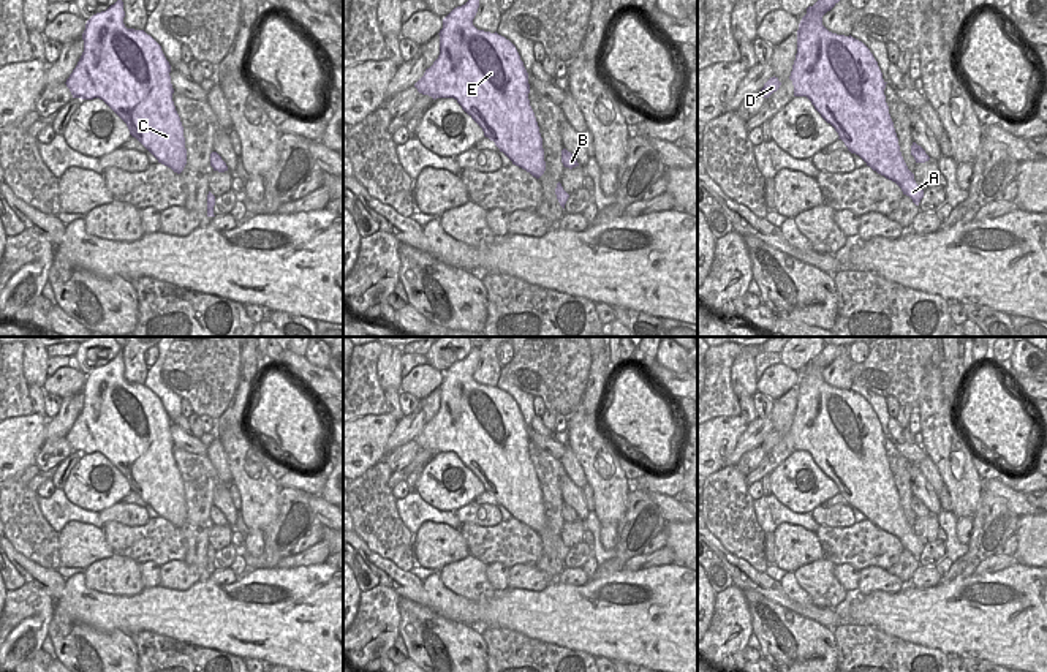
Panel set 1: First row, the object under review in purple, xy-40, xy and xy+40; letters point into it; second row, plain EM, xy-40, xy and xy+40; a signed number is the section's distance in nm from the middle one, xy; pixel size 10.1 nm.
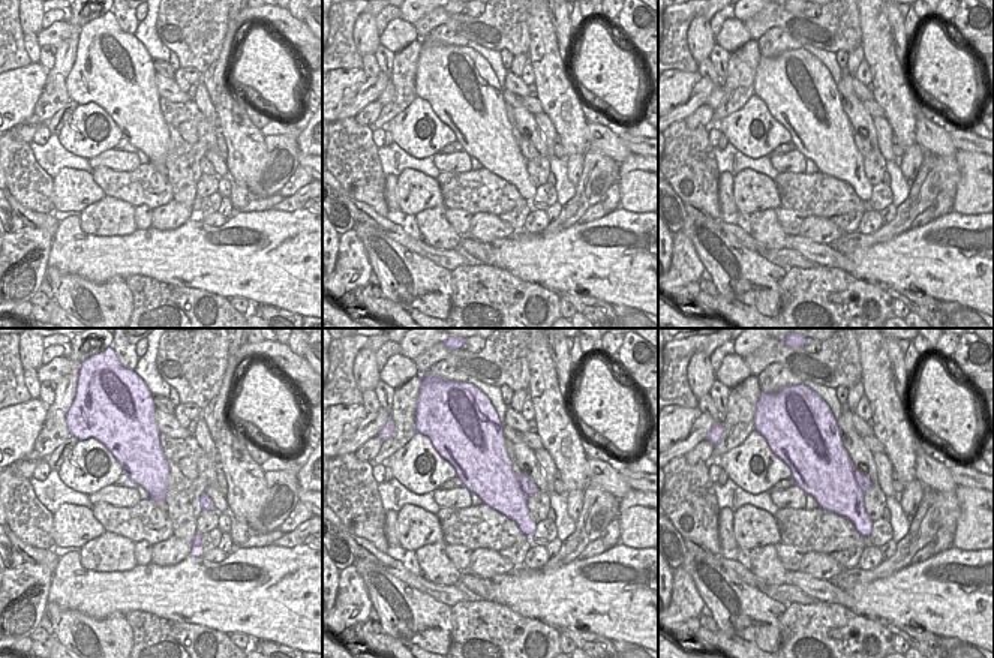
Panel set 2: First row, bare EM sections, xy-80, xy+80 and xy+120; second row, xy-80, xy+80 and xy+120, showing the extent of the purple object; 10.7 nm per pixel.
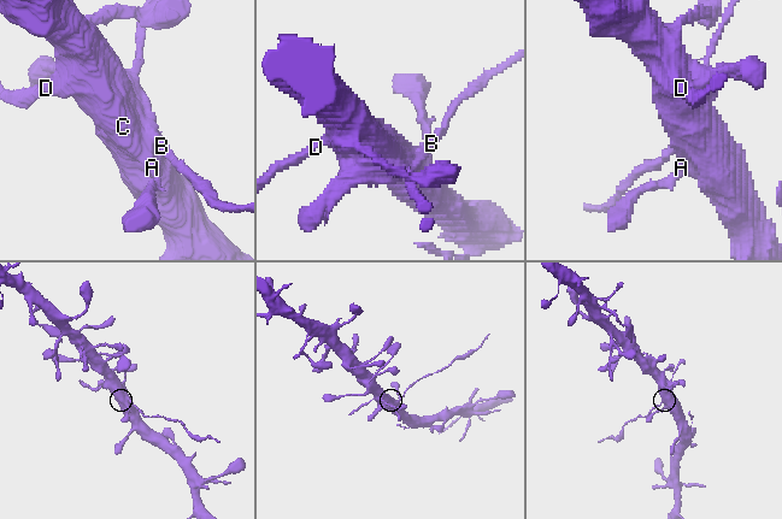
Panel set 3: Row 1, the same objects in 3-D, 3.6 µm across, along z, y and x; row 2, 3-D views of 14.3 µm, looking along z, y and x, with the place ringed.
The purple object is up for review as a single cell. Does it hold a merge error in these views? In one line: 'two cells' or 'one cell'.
two cells

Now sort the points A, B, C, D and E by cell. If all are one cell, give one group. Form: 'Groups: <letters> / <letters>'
Groups: A C D E / B.

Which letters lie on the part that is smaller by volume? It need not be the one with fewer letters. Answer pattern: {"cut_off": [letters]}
{"cut_off": ["B"]}

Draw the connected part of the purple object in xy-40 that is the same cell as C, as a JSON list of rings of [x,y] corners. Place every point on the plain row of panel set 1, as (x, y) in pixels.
[[[123,356],[93,368],[82,387],[84,406],[66,433],[73,452],[103,454],[158,517],[180,528],[187,519],[183,481],[172,455],[171,419],[161,400],[144,384],[127,383]]]

